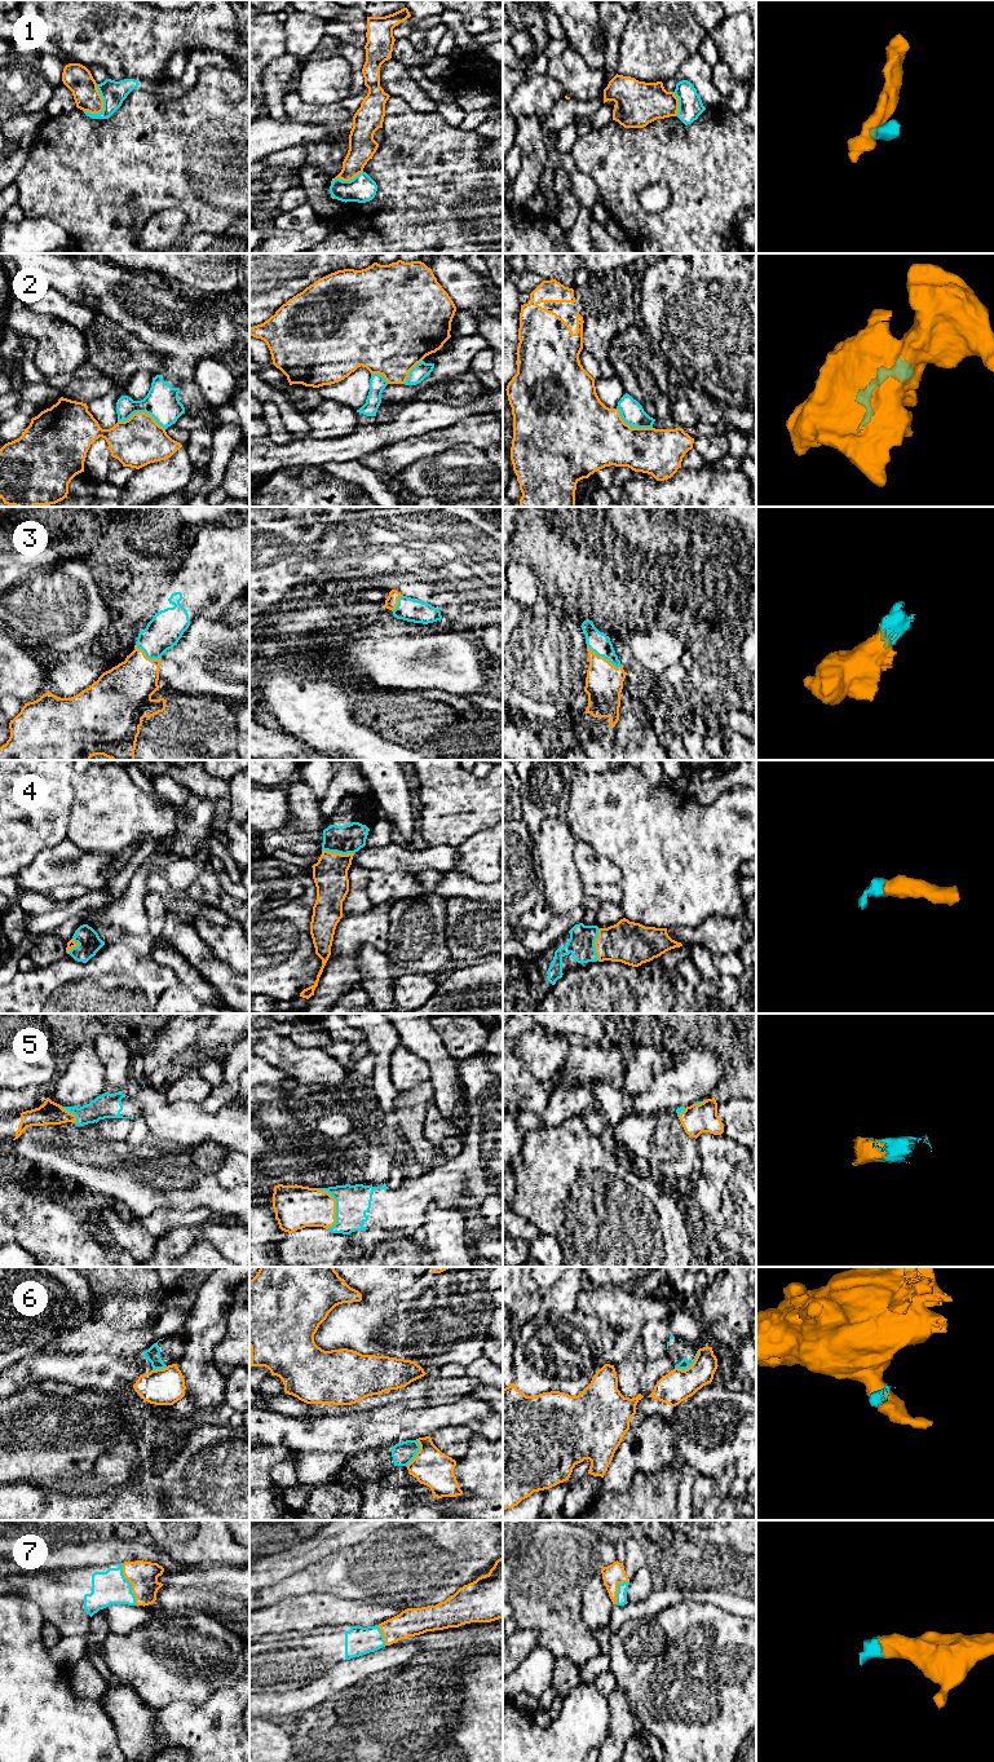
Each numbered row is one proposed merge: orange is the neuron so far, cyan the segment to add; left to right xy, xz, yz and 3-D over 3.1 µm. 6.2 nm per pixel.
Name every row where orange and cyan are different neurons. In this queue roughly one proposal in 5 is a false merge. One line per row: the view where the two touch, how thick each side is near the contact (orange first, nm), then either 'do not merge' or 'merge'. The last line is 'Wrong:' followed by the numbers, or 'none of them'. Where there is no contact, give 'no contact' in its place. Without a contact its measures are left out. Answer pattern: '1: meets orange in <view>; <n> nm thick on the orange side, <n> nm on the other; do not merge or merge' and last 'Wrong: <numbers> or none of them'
1: meets orange in xy; 170 nm thick on the orange side, 150 nm on the other; do not merge
2: meets orange in xy; 300 nm thick on the orange side, 220 nm on the other; do not merge
3: meets orange in yz; 240 nm thick on the orange side, 130 nm on the other; merge
4: meets orange in xz; 220 nm thick on the orange side, 180 nm on the other; merge
5: meets orange in xz; 260 nm thick on the orange side, 200 nm on the other; merge
6: meets orange in yz; 200 nm thick on the orange side, 70 nm on the other; do not merge
7: meets orange in xy; 180 nm thick on the orange side, 220 nm on the other; merge
Wrong: 1, 2, 6

